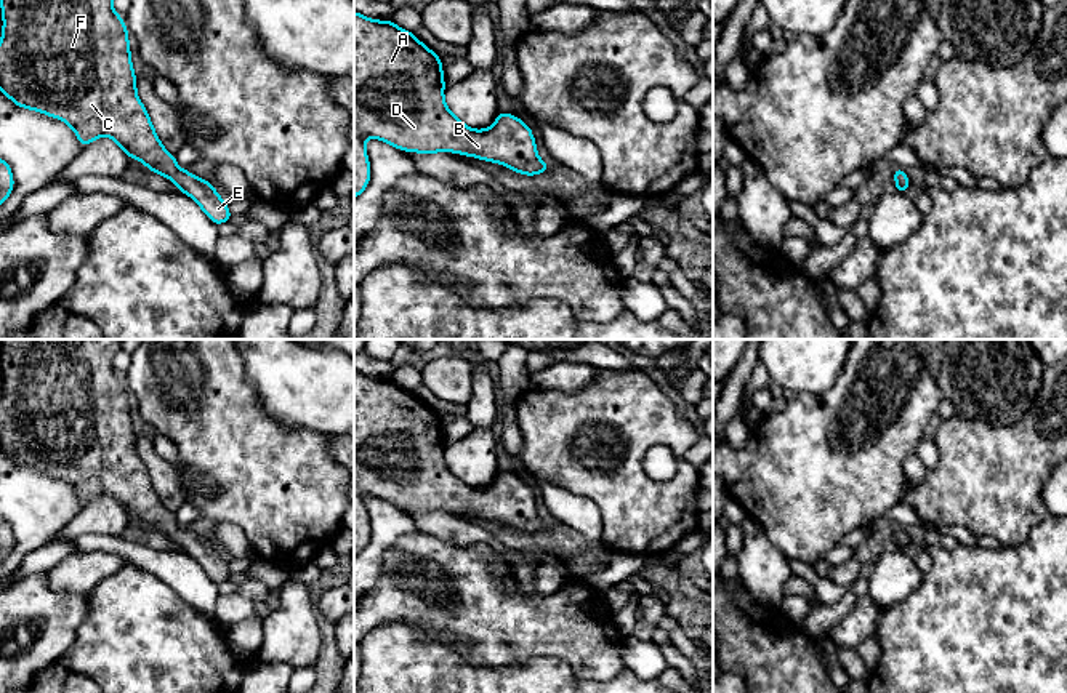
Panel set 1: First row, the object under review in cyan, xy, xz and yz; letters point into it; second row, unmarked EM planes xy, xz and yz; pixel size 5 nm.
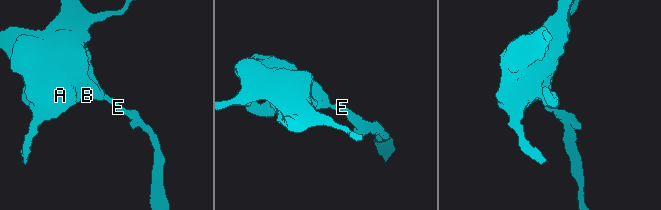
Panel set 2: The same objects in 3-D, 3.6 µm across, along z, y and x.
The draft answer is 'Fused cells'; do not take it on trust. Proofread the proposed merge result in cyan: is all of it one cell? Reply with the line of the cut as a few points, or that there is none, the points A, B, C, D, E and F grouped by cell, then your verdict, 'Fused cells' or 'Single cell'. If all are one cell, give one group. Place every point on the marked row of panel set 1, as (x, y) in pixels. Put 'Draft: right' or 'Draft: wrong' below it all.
No split. Groups: A B C D E F. Single cell
Draft: wrong

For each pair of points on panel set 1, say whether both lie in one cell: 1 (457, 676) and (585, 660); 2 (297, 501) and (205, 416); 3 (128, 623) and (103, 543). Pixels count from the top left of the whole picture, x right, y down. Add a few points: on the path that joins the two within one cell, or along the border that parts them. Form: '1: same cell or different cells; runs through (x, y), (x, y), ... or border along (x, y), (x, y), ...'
1: different cells; border along (527, 660), (559, 658), (575, 676)
2: same cell; runs through (274, 482), (228, 437)
3: different cells; border along (127, 562), (154, 573), (161, 580)

